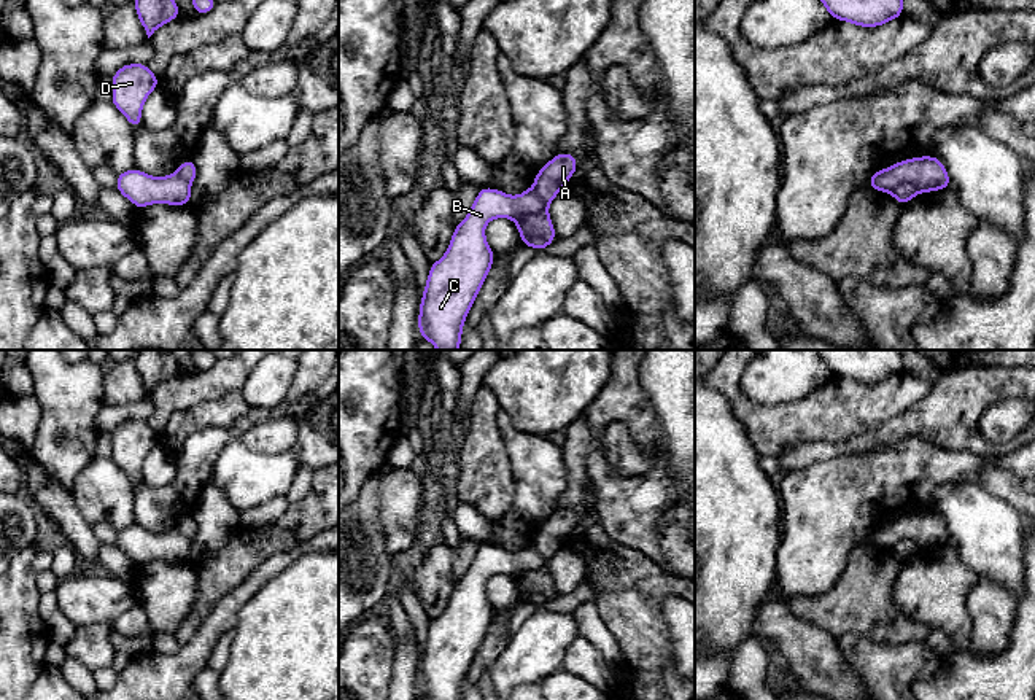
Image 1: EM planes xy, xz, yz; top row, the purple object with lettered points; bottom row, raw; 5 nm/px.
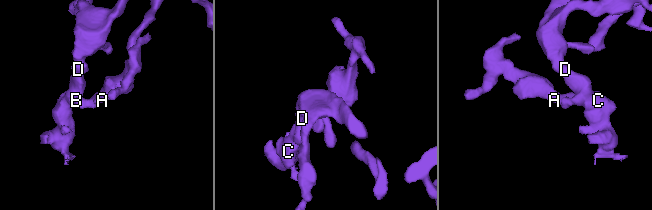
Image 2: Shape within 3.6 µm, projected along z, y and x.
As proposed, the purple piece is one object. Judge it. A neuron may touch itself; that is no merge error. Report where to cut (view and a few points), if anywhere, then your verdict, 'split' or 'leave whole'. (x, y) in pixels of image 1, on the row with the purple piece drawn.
xz (533, 186), (541, 201), (541, 209), (525, 215), (517, 223) | split

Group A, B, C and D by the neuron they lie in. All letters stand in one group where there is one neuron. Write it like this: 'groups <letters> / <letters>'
groups A / B C D

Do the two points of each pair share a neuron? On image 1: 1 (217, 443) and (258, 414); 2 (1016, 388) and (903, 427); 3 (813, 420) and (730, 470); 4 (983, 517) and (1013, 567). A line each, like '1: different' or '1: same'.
1: same
2: same
3: different
4: same

